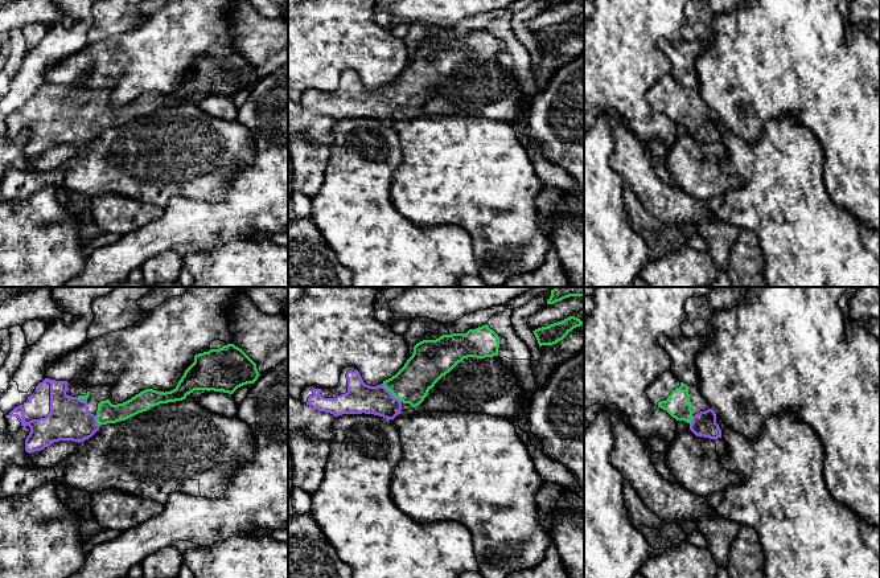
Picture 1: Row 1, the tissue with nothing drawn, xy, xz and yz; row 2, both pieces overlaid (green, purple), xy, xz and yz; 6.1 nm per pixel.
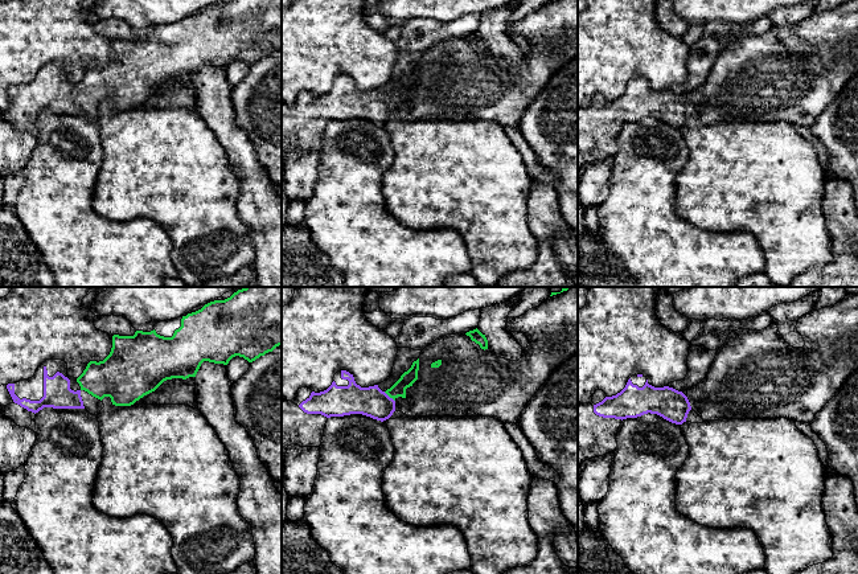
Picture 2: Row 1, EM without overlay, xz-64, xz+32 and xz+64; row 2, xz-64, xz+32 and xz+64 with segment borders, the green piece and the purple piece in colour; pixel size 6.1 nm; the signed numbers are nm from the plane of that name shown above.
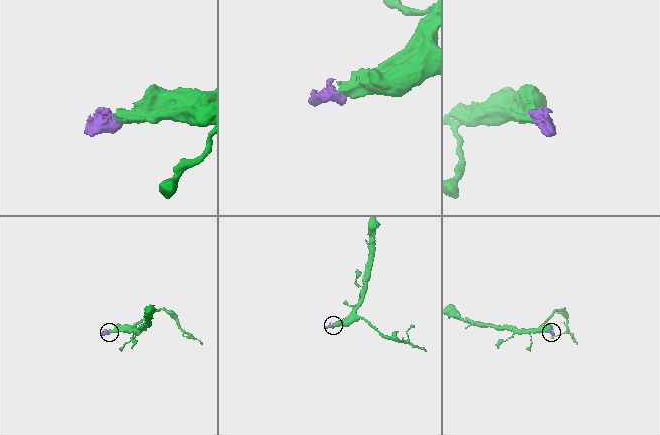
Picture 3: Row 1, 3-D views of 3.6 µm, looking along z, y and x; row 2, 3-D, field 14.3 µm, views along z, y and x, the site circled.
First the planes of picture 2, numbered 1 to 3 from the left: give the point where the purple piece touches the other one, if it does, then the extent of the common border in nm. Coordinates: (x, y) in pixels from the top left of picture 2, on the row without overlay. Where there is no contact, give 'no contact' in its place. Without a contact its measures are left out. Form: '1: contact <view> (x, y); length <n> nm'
1: no contact
2: contact xz+32 (389, 99); length 90 nm
3: no contact

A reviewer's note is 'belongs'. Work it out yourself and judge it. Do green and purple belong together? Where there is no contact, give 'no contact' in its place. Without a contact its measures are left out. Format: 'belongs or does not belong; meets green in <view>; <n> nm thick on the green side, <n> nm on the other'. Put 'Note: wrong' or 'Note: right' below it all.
belongs; meets green in xz; 220 nm thick on the green side, 180 nm on the other
Note: right

